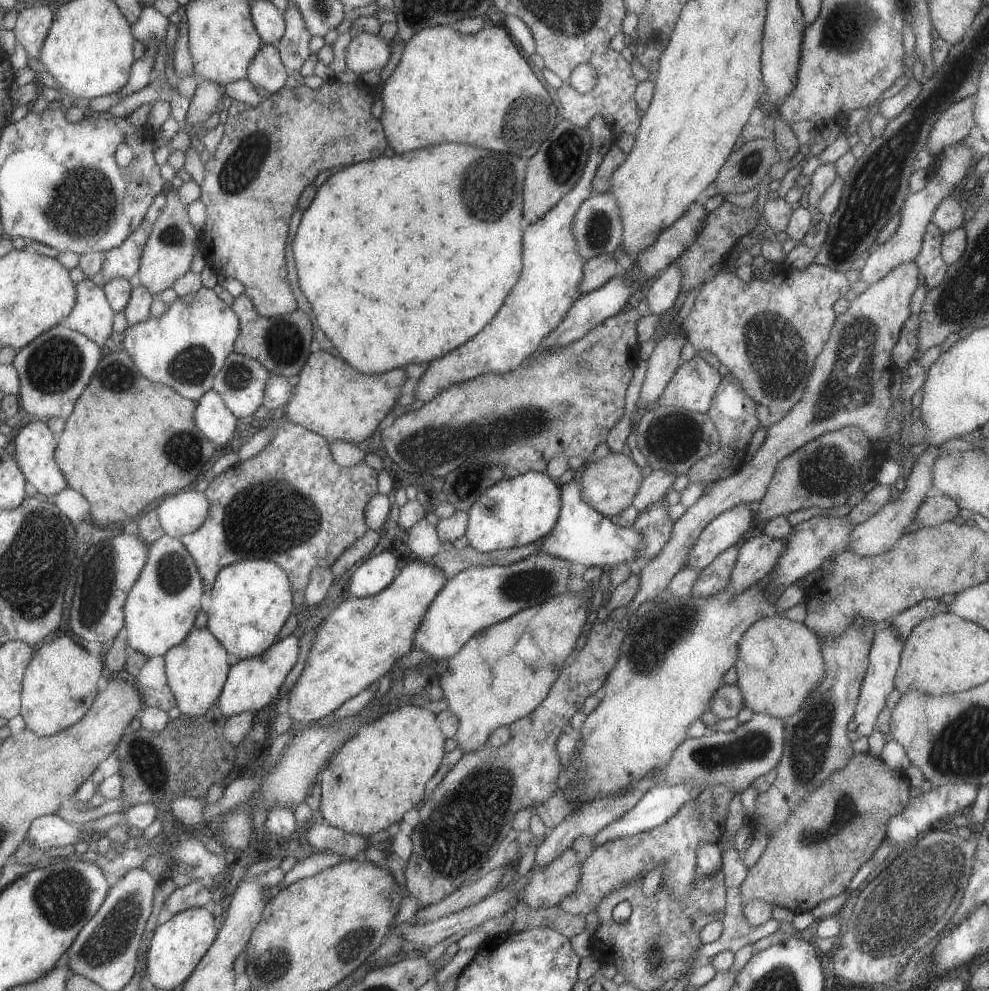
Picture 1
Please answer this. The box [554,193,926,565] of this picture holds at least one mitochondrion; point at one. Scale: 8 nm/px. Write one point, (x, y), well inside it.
(850, 386)

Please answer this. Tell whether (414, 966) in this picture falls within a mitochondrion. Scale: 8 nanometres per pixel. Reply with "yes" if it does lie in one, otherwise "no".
no

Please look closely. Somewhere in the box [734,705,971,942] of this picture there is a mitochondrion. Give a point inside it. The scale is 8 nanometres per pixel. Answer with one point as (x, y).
(844, 808)

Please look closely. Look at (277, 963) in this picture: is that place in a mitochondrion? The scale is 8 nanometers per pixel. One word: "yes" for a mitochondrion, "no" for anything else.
yes

